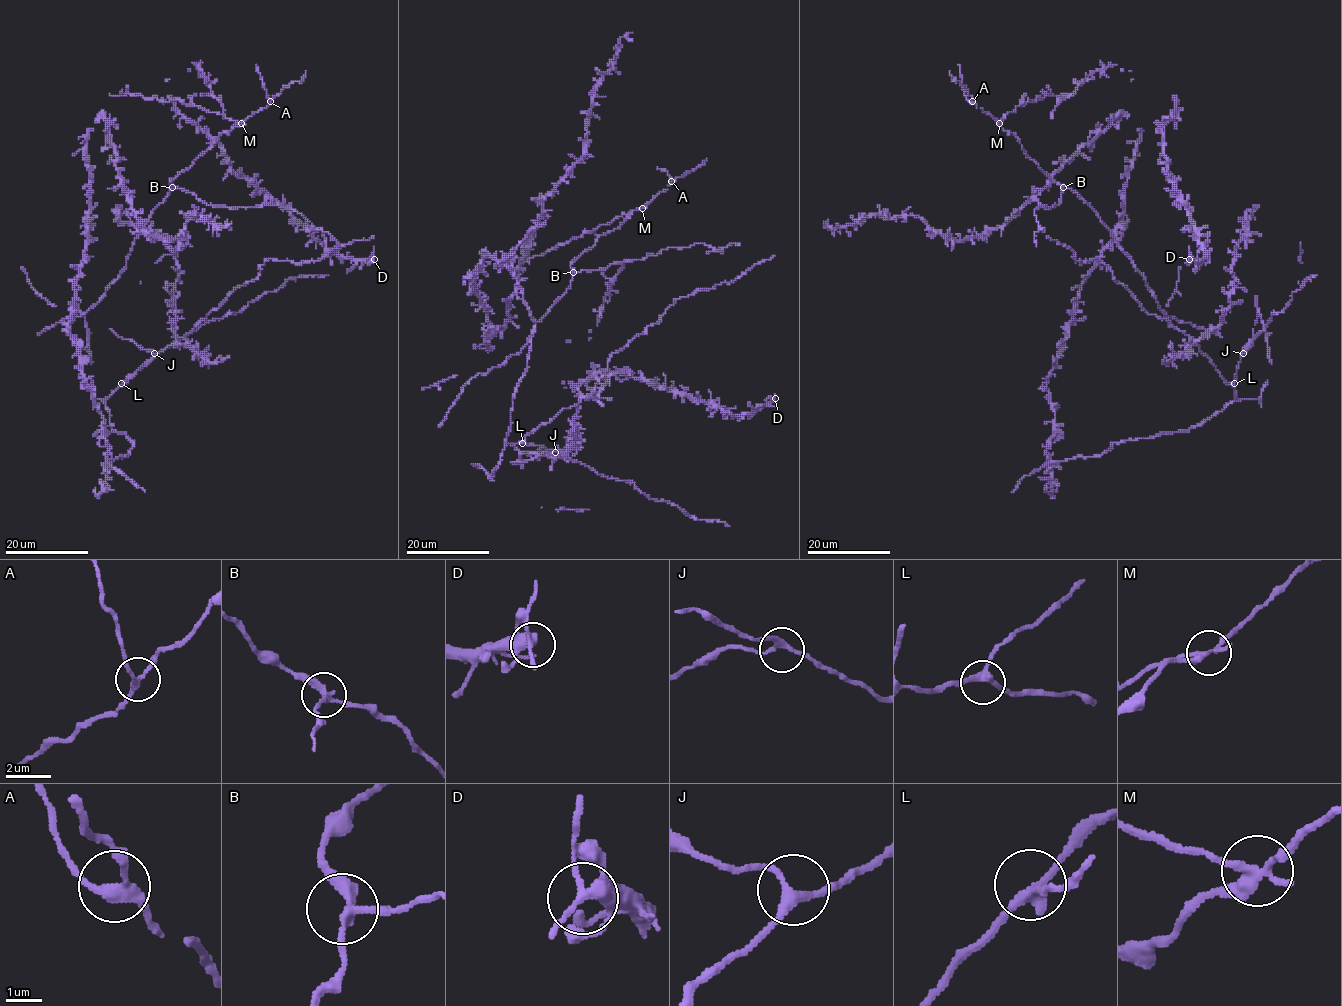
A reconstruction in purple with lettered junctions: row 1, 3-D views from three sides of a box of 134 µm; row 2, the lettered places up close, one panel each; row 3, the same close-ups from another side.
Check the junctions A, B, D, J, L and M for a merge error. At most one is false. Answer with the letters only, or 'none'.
M

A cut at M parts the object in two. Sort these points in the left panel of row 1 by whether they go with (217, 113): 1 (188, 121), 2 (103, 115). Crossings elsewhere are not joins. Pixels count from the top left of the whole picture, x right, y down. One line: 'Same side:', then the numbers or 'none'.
Same side: none

